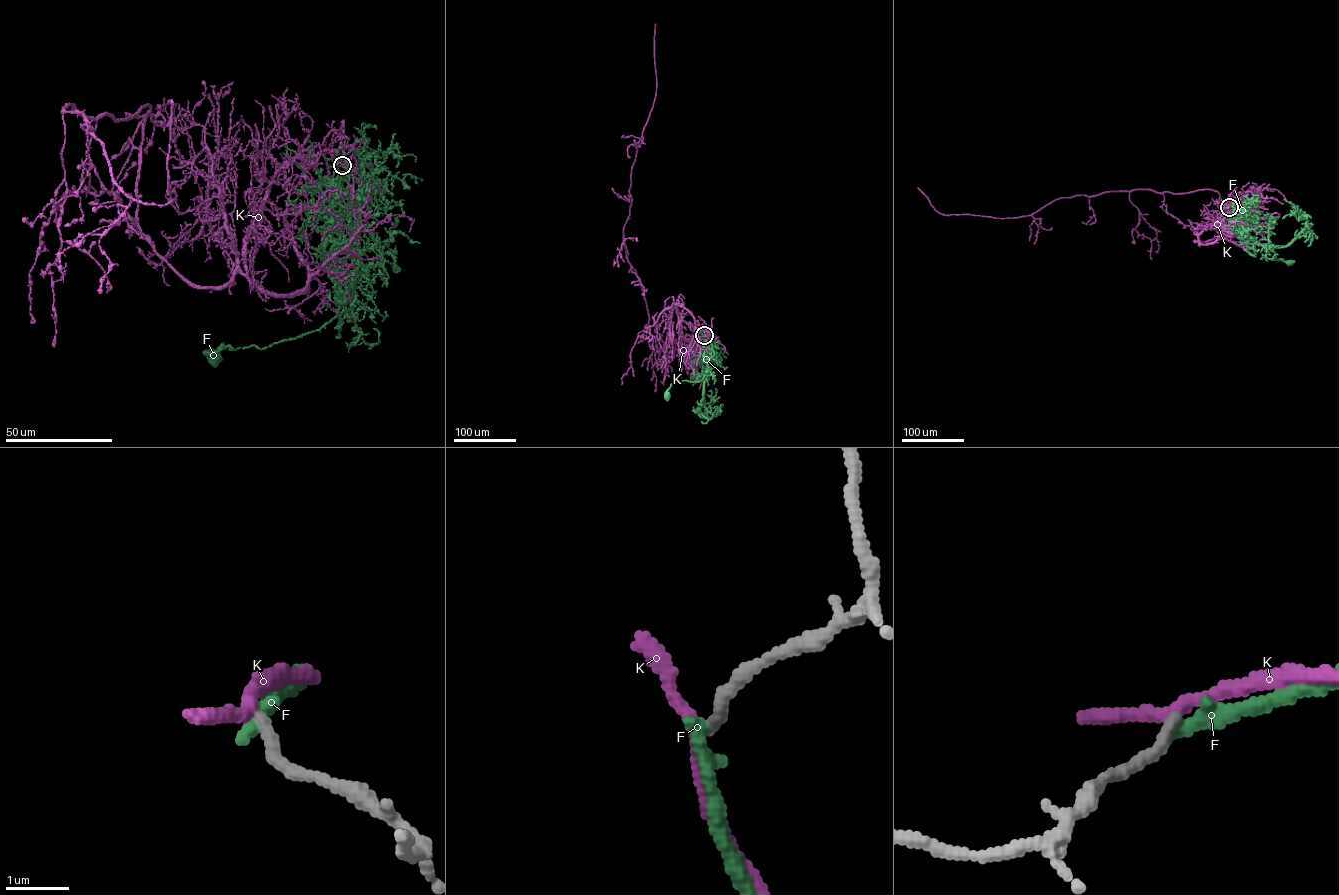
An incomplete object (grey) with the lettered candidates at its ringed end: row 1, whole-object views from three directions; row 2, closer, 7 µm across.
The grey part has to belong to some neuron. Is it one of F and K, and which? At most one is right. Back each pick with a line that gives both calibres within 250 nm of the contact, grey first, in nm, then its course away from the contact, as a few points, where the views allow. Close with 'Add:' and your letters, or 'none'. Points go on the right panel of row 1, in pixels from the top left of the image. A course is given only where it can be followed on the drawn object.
Add: none

